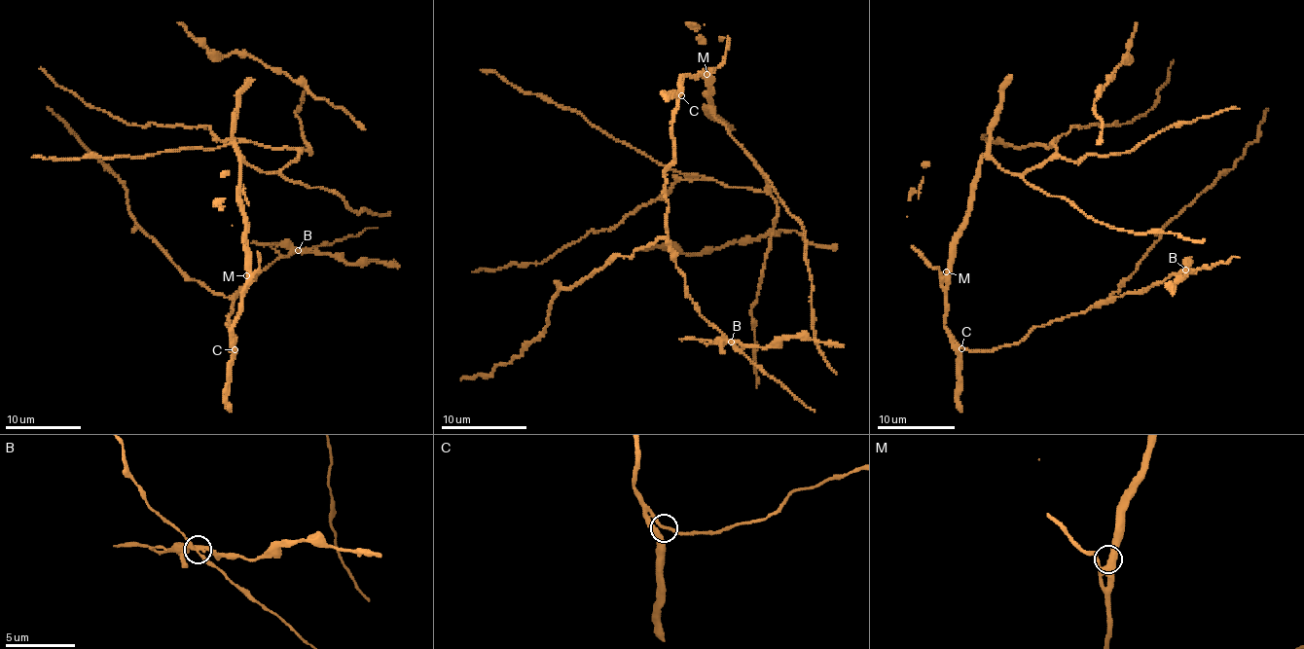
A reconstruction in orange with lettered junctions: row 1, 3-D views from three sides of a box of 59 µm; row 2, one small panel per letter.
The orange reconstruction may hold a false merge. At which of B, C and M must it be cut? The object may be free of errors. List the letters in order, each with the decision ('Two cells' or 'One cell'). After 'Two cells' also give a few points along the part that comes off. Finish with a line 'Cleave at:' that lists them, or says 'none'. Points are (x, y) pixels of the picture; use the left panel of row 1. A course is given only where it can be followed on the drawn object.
B: Two cells
C: One cell
M: One cell
Cleave at: B

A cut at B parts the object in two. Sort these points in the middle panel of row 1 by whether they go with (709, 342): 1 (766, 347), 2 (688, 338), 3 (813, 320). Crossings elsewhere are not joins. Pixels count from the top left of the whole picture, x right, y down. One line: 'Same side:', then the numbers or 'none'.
Same side: 1, 2

